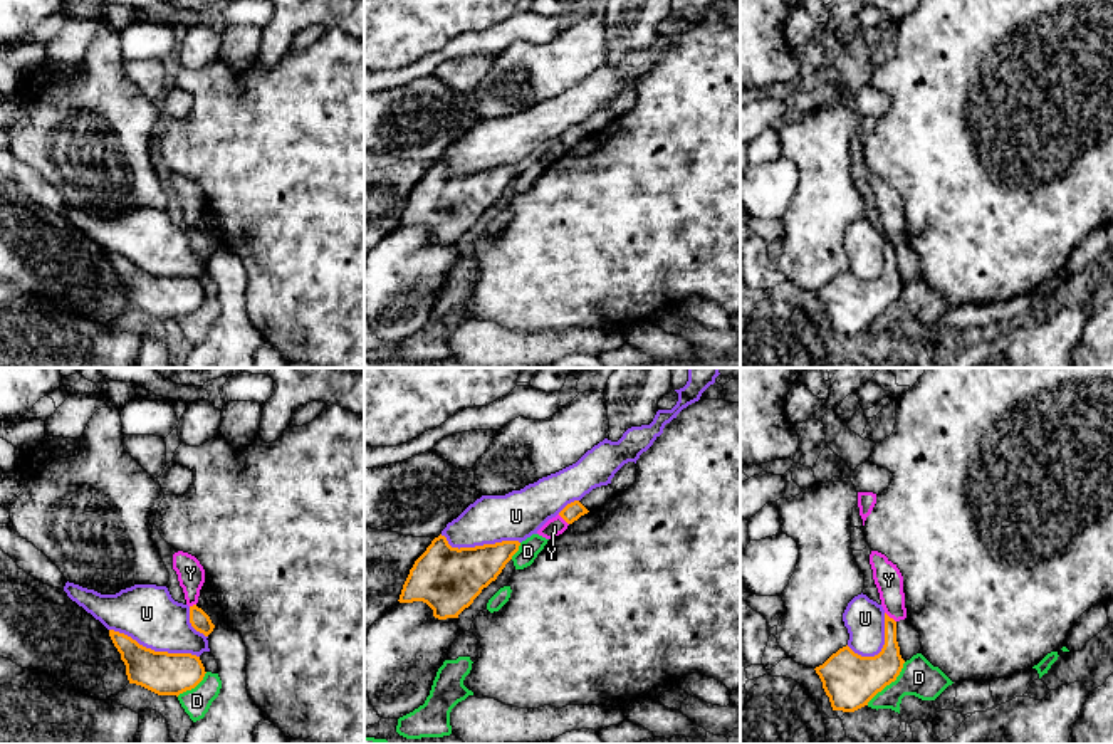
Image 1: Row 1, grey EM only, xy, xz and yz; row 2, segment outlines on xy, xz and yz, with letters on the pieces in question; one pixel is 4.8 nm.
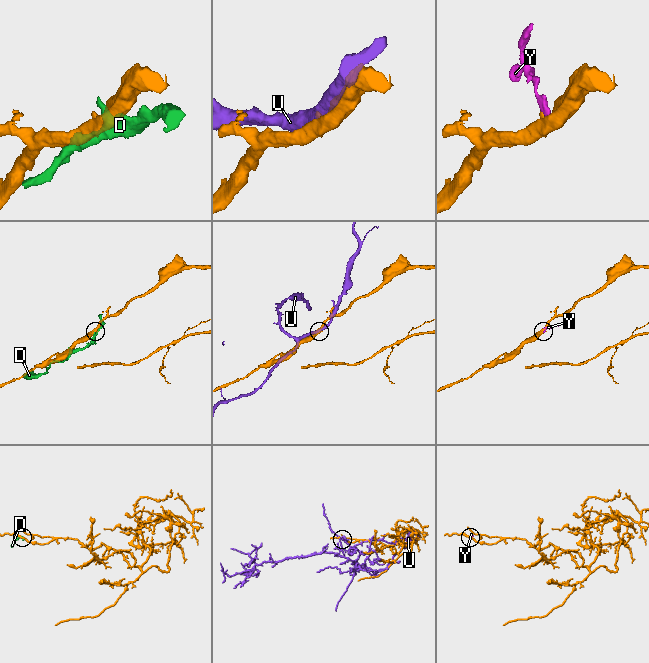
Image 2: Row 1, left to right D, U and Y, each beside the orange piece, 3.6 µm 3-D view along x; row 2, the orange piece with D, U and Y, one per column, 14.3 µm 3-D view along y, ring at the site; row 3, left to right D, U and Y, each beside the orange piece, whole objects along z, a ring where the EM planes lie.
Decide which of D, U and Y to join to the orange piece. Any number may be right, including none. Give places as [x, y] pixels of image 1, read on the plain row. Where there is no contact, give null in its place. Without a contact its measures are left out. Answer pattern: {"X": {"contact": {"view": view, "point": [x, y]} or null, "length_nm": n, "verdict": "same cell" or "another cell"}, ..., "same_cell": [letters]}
{"D": {"contact": {"view": "yz", "point": [888, 308]}, "length_nm": 280, "verdict": "another cell"}, "U": {"contact": {"view": "xy", "point": [153, 274]}, "length_nm": 460, "verdict": "another cell"}, "Y": {"contact": {"view": "yz", "point": [888, 241]}, "length_nm": 80, "verdict": "another cell"}, "same_cell": []}

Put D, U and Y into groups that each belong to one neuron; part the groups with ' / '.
D Y / U

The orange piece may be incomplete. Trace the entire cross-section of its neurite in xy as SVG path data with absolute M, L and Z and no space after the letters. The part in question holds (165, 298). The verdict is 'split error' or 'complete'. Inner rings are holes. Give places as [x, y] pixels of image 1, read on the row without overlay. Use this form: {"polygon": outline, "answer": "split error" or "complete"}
{"polygon": "M109 254L109 260L121 277L129 307L141 309L158 319L178 321L195 312L206 297L196 279L154 275L114 254Z", "answer": "complete"}

